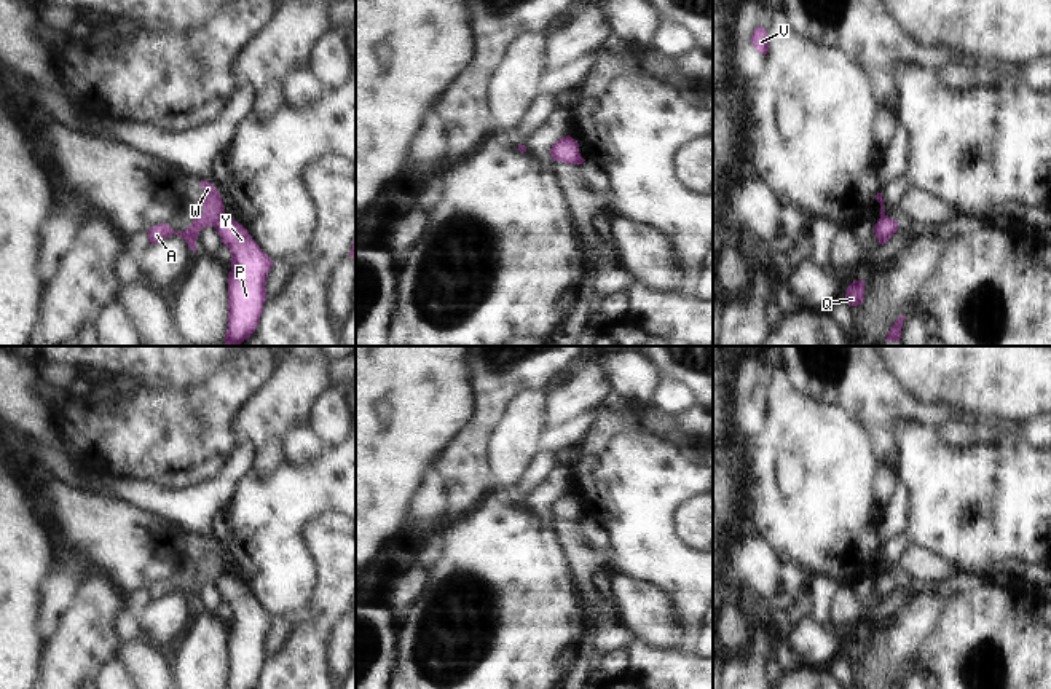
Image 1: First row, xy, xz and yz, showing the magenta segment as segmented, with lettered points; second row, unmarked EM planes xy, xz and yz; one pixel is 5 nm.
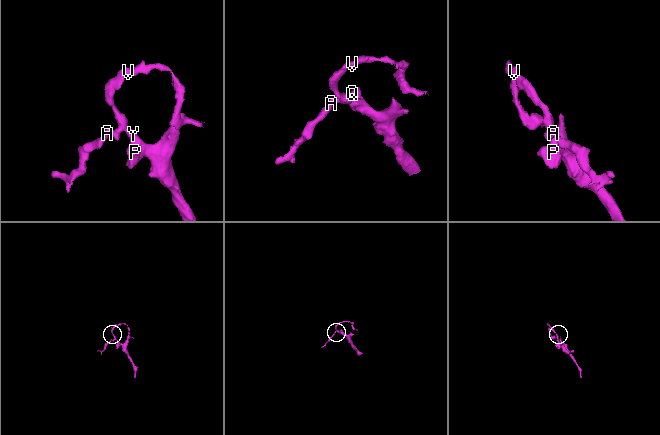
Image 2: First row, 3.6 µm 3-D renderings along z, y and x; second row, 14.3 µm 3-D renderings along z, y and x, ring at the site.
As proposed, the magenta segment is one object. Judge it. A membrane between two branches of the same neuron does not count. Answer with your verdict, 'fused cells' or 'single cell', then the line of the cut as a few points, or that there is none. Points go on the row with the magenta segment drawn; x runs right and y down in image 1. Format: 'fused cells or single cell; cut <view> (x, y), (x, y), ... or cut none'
fused cells; cut xy (224, 214), (214, 225)

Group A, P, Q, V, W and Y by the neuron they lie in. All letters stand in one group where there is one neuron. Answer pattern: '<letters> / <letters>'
A V W / P Q Y

